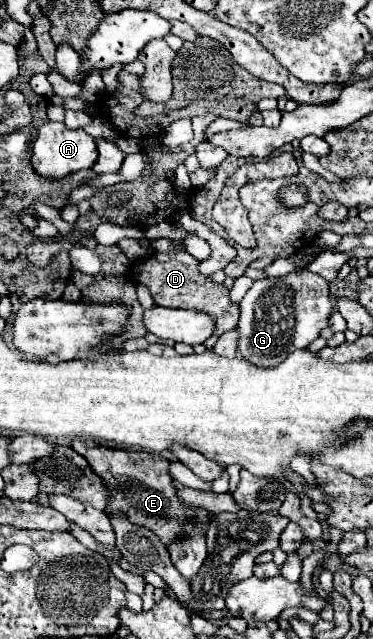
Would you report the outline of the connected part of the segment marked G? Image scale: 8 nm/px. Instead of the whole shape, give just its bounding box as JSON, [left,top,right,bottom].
[238,269,332,365]

